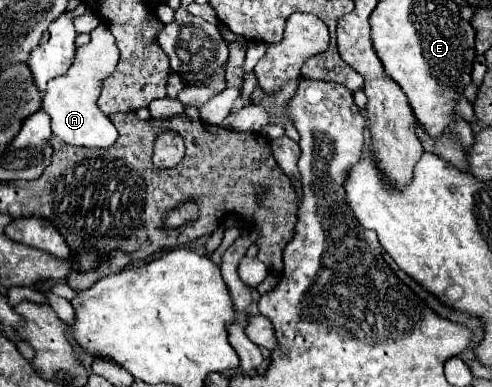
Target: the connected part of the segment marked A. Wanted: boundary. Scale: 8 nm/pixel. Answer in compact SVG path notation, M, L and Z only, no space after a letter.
M102 23L90 33L90 43L76 47L76 55L72 59L70 69L62 77L54 77L48 81L48 89L42 97L42 111L52 119L52 133L58 135L68 145L78 147L112 147L118 131L112 121L100 111L98 95L102 81L114 73L120 61L120 51L108 27Z

